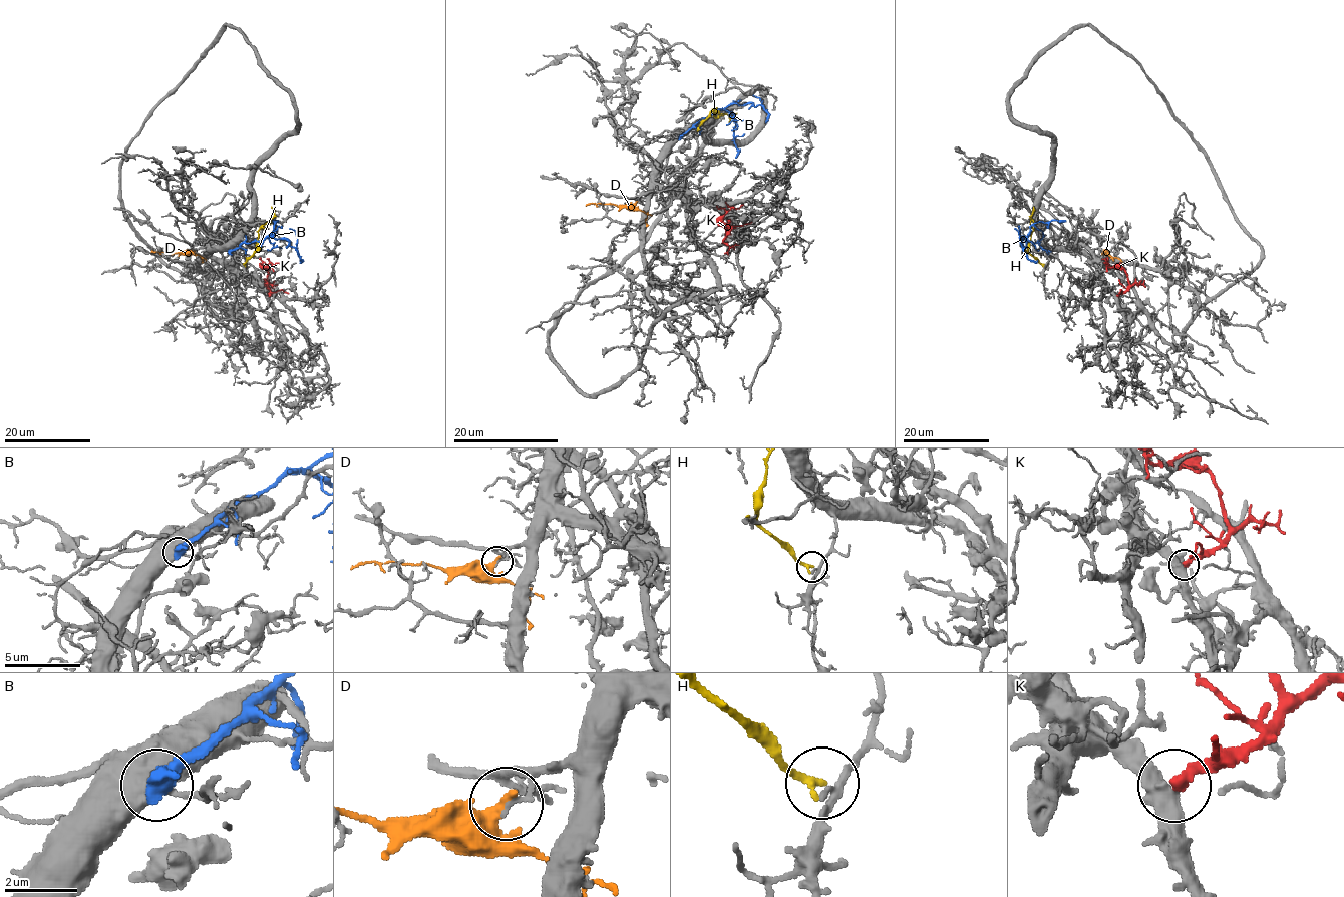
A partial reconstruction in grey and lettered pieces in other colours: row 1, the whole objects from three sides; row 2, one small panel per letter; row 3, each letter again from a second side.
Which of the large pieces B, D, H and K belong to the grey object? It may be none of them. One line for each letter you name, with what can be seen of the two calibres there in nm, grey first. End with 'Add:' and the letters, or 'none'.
K: Thickness 500 nm (grey) against 400 nm
Add: K

